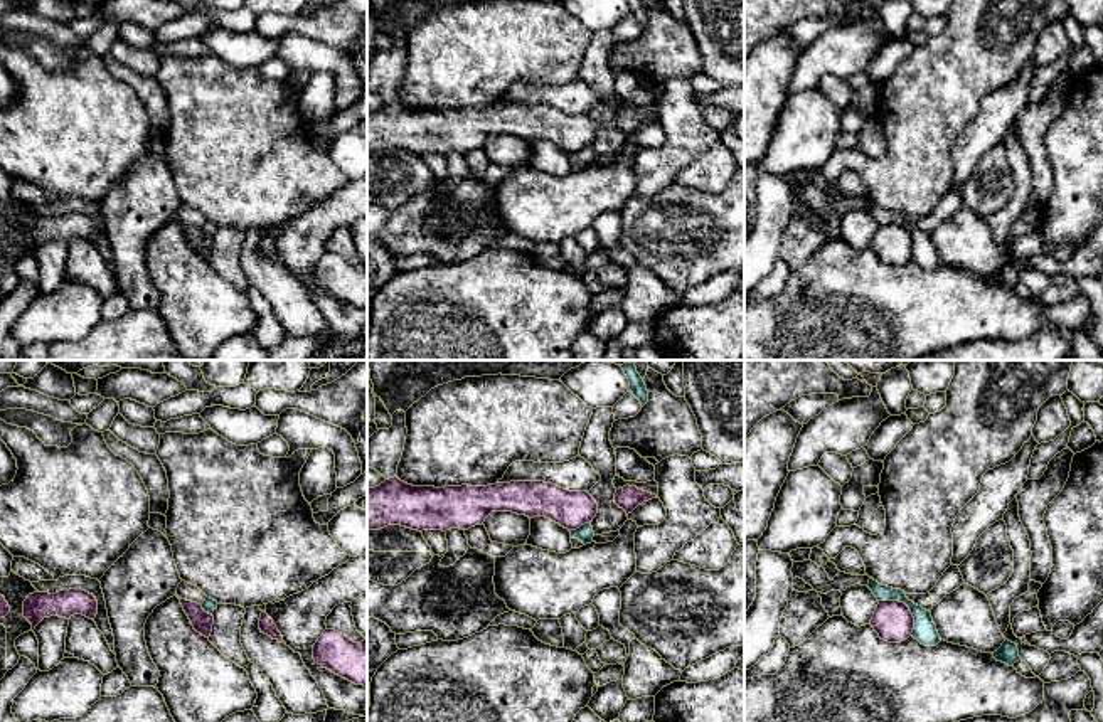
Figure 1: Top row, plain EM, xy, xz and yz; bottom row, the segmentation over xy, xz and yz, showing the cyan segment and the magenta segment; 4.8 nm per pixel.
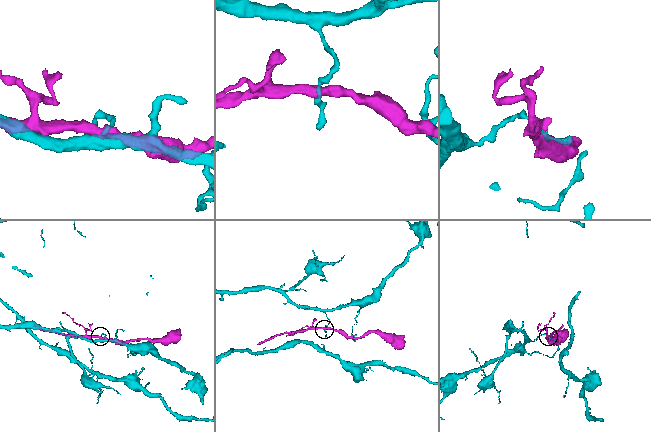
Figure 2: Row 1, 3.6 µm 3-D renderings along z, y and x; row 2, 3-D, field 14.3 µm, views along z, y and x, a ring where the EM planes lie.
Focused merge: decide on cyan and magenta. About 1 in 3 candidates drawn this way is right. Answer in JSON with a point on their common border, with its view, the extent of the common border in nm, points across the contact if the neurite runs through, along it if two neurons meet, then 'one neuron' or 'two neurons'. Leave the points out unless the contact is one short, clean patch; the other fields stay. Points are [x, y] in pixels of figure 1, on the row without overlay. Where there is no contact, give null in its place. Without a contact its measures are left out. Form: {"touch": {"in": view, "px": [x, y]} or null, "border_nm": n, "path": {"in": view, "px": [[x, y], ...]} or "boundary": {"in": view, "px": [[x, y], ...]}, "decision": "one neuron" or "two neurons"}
{"touch": {"in": "yz", "px": [908, 229]}, "border_nm": 240, "boundary": {"in": "yz", "px": [[879, 222], [898, 222], [908, 231], [913, 241], [911, 258]]}, "decision": "two neurons"}

